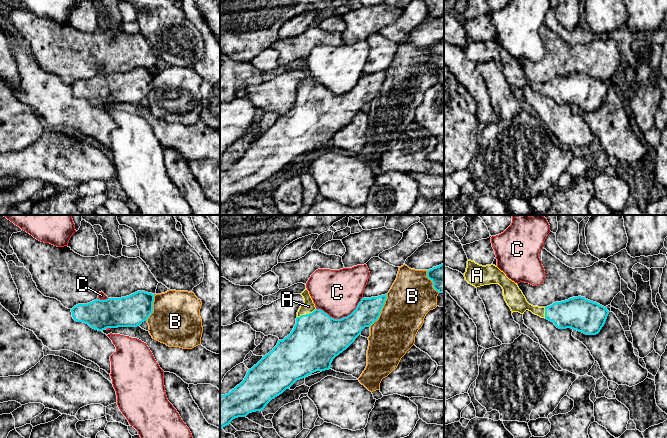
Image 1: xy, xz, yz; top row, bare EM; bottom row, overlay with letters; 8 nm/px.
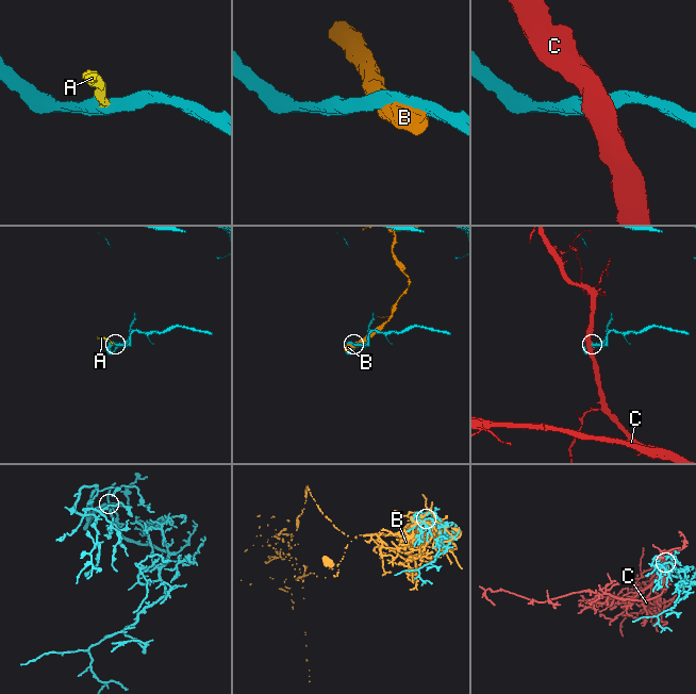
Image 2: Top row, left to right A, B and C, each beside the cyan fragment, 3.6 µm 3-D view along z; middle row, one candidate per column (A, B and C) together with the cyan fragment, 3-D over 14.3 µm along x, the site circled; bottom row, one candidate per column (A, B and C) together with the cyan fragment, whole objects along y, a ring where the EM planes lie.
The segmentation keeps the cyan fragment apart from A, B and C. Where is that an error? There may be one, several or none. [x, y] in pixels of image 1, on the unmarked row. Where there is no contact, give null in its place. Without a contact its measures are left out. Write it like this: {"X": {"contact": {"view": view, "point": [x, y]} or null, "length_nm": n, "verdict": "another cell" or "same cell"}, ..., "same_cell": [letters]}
{"A": {"contact": {"view": "xz", "point": [306, 90]}, "length_nm": 170, "verdict": "same cell"}, "B": {"contact": {"view": "xz", "point": [380, 87]}, "length_nm": 300, "verdict": "another cell"}, "C": {"contact": {"view": "xz", "point": [341, 94]}, "length_nm": 380, "verdict": "another cell"}, "same_cell": ["A"]}

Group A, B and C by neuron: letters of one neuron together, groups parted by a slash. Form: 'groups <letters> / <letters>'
groups A / B / C

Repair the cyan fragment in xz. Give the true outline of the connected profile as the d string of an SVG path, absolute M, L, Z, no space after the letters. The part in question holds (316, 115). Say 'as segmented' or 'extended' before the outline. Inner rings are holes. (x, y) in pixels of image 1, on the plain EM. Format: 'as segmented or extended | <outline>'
extended | M307 65L301 71L304 79L297 88L296 100L291 109L279 116L272 127L249 145L239 161L228 170L220 171L220 205L229 201L235 194L262 187L272 175L290 164L297 156L316 147L329 146L333 135L346 126L365 103L370 103L378 96L387 75L387 70L362 74L350 91L334 95L315 83Z

